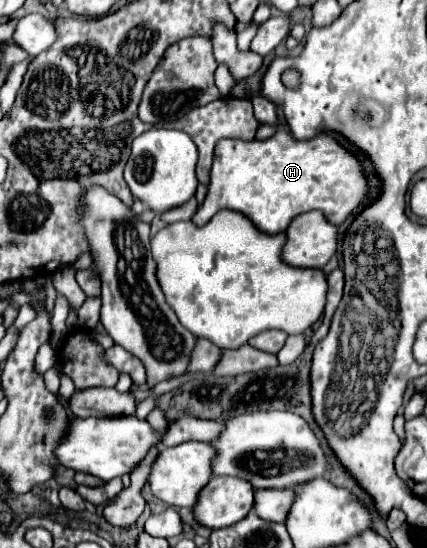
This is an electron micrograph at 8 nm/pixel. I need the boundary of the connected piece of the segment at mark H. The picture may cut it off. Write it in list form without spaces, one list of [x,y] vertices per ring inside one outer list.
[[[278,130],[266,140],[220,140],[220,144],[216,144],[208,196],[204,204],[198,206],[198,212],[194,214],[192,222],[196,226],[204,226],[218,210],[228,208],[246,214],[262,232],[278,234],[284,232],[298,214],[322,210],[328,220],[332,220],[332,224],[342,226],[346,220],[356,218],[360,210],[370,204],[370,194],[372,190],[368,174],[364,172],[360,158],[352,150],[344,148],[332,134],[322,132],[310,140],[296,140],[286,130]]]

